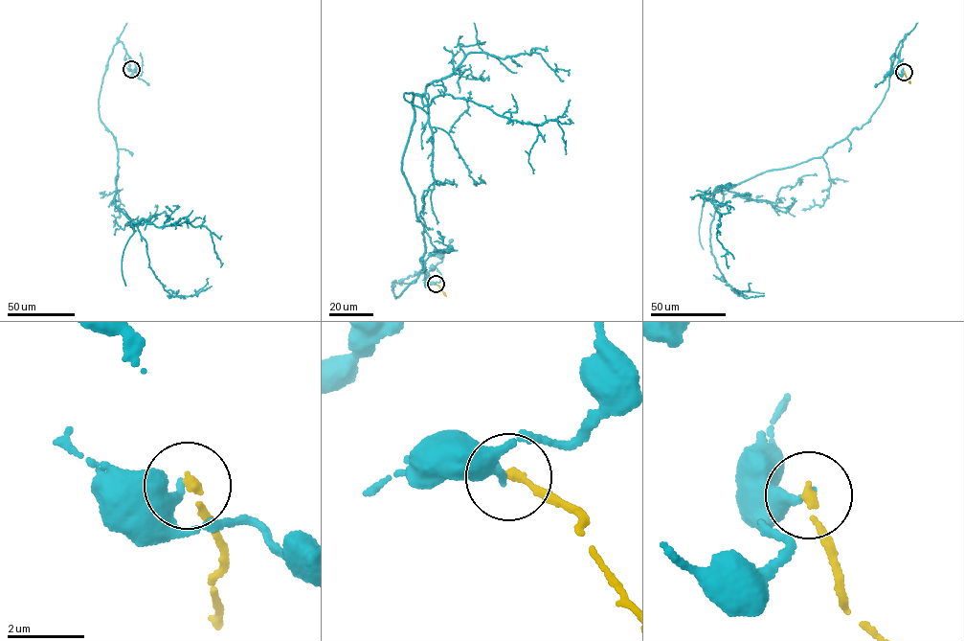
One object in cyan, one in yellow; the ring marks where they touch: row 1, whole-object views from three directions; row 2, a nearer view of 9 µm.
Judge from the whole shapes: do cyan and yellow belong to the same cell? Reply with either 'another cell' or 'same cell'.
another cell

